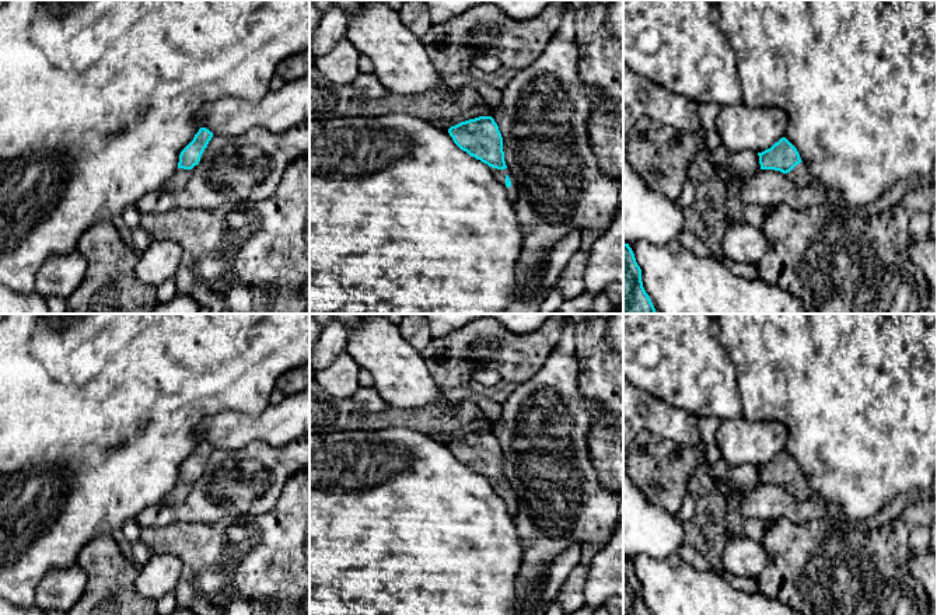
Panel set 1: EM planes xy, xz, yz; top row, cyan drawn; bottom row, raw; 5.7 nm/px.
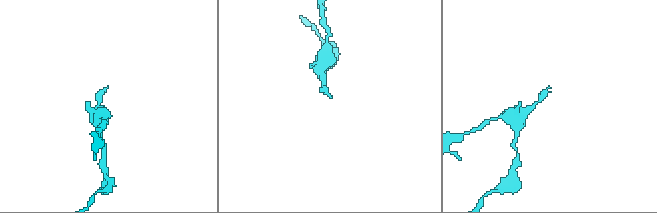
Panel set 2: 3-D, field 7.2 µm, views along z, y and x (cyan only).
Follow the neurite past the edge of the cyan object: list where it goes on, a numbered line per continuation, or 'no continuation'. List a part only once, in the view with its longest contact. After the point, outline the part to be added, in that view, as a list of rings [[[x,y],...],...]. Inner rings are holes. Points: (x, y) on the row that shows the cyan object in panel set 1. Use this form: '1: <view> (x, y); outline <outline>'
1: xz (499, 174); outline [[[492,168],[492,172],[497,182],[500,182],[506,191],[508,200],[513,203],[517,199],[517,182],[514,177],[506,170]]]

